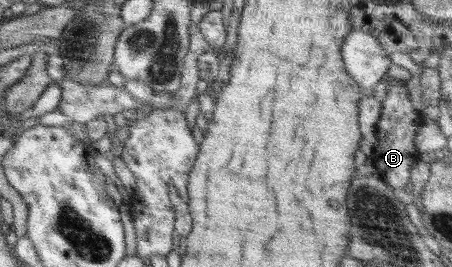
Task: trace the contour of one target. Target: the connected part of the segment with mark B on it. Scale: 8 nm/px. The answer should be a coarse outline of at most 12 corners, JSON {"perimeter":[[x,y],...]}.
{"perimeter":[[390,84],[381,102],[370,166],[403,190],[424,159],[426,122],[410,84]]}

